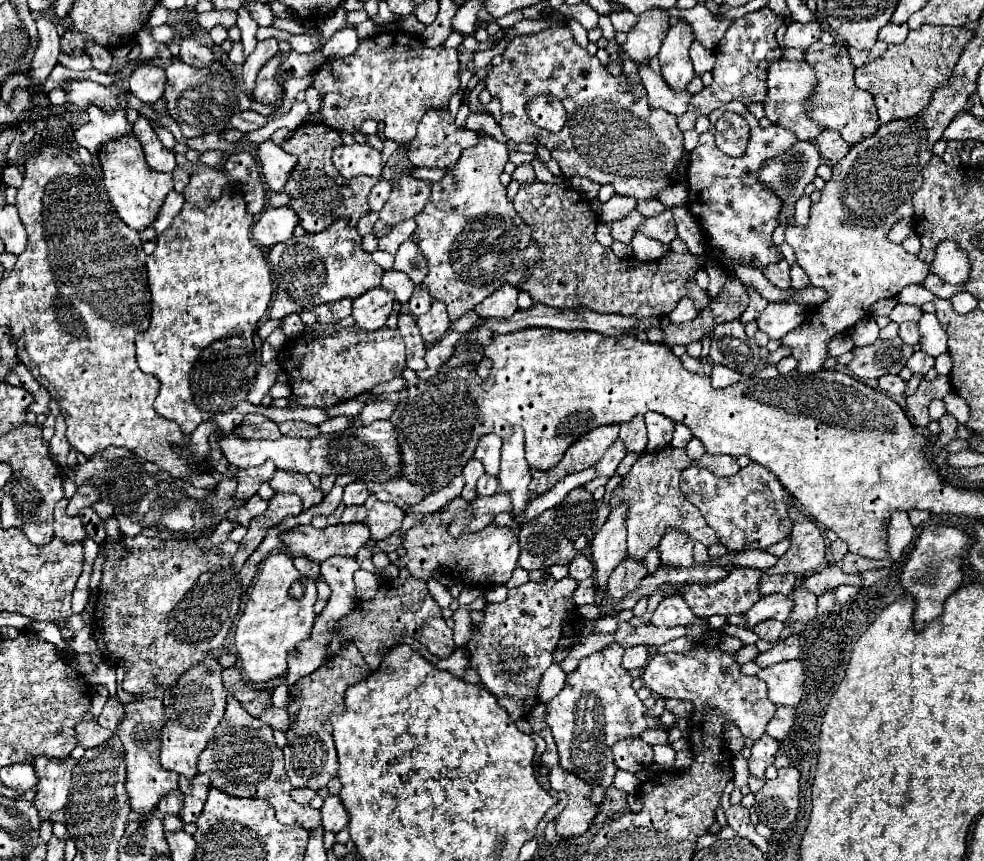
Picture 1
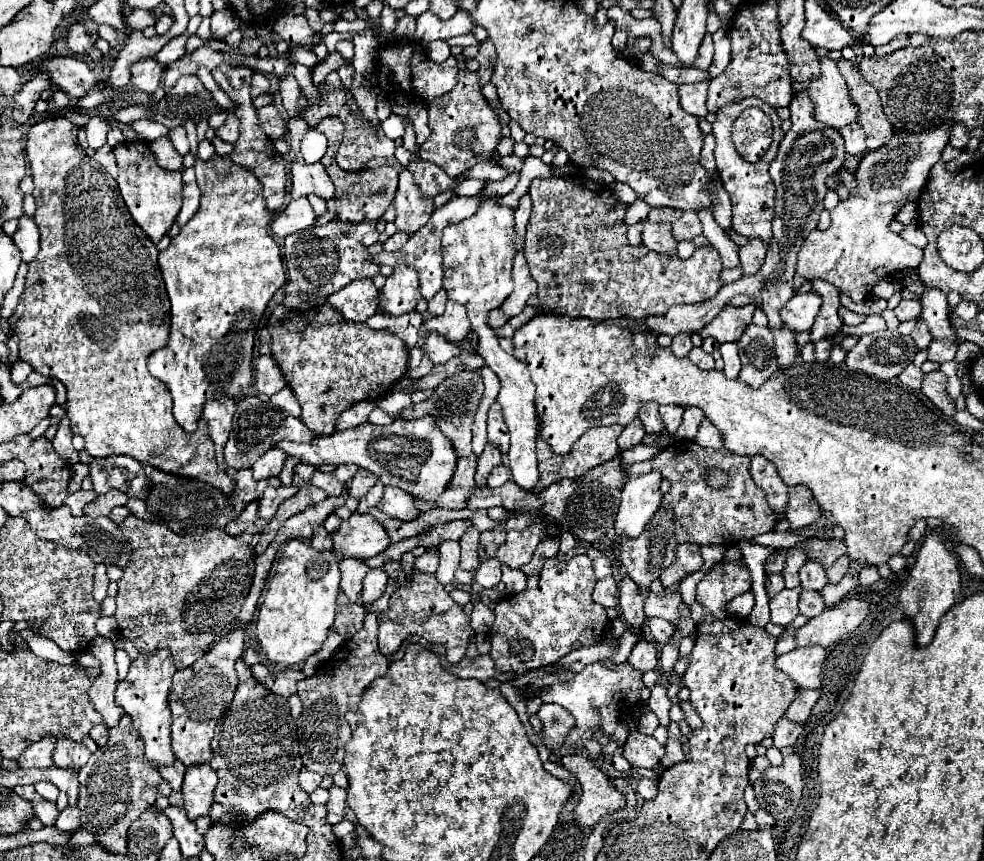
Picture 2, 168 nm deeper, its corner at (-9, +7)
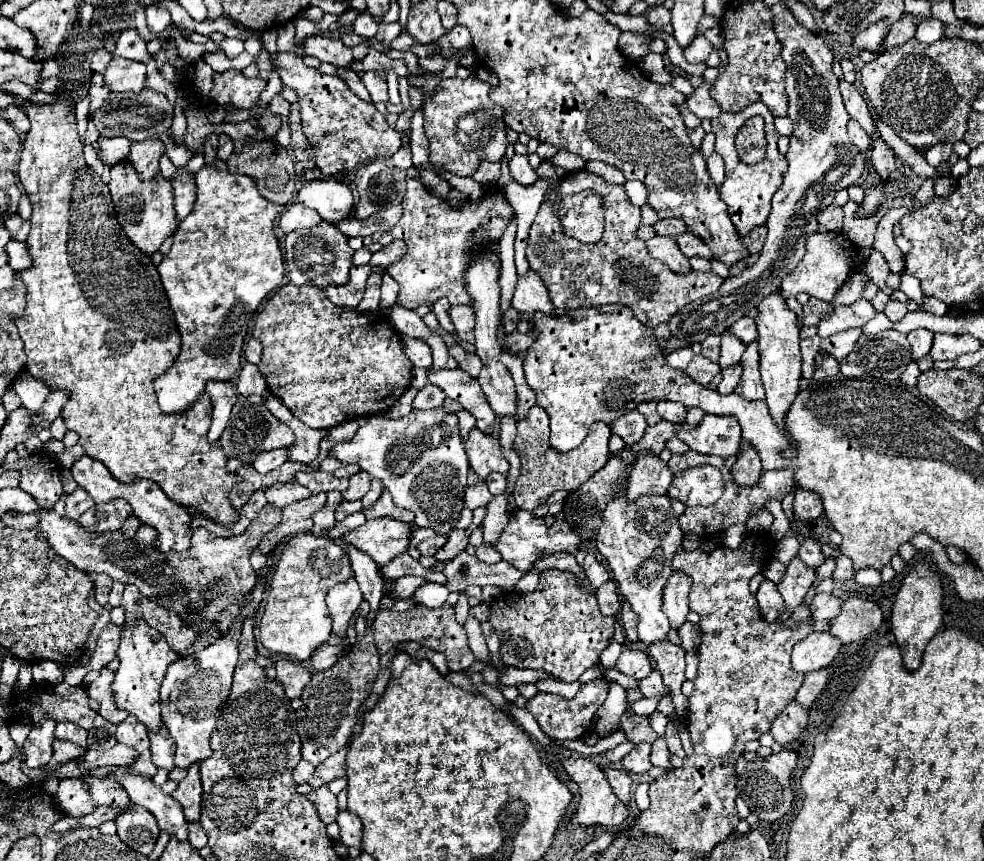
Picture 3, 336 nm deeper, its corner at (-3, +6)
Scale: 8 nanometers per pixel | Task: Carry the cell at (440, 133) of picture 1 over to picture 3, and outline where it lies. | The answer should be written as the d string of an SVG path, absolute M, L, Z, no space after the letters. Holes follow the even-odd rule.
M471 74L467 80L461 80L457 76L445 78L439 82L437 90L425 100L423 114L425 114L425 132L429 138L429 162L437 170L447 170L457 176L471 176L477 170L477 164L481 160L499 162L505 154L507 140L505 140L505 124L503 124L503 110L489 100L489 84L479 80L475 74Z

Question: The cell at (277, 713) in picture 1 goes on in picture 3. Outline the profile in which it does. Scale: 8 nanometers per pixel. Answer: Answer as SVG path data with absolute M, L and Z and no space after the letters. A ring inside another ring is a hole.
M277 660L275 668L277 668L275 682L283 686L285 696L289 700L299 698L301 690L307 686L307 682L311 678L311 672L305 666L301 666L297 662L291 662L291 660Z

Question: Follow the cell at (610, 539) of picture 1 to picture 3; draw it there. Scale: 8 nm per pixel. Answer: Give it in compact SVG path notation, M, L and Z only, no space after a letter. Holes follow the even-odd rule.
M643 452L643 456L639 456L639 464L635 464L635 468L629 476L625 500L627 500L627 504L633 504L641 496L667 494L671 480L673 480L673 474L671 474L667 462Z

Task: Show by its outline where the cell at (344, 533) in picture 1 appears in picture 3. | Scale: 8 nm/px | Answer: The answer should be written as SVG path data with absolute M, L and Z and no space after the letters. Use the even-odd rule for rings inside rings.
M395 518L367 520L363 526L347 532L343 540L369 554L377 564L387 564L407 550L411 526Z

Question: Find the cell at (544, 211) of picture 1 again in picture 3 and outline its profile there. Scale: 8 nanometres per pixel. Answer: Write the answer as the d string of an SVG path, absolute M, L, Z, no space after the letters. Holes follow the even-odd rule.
M587 170L571 172L559 182L555 194L547 196L541 202L527 238L529 268L537 272L545 282L555 308L555 316L563 316L575 308L625 304L633 308L633 314L645 326L655 328L661 322L667 322L685 304L719 290L723 278L719 278L713 270L709 272L691 270L687 274L677 274L663 262L651 258L645 242L637 240L635 236L635 230L639 226L641 226L641 210L629 204L623 186L609 184ZM583 190L599 192L603 198L605 232L597 244L583 244L571 236L565 236L563 226L559 224L559 216L555 212L555 208L559 208L561 196L577 194Z

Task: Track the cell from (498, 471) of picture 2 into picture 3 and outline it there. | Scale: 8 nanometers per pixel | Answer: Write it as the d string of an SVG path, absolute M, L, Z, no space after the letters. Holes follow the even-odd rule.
M493 472L491 476L487 476L485 482L487 482L487 486L489 486L489 490L491 490L493 494L503 492L503 488L505 488L505 476L503 476L503 474L497 474L497 472Z

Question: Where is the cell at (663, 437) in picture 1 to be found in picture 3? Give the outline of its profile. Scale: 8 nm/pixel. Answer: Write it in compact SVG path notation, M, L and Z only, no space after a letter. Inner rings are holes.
M657 402L657 412L661 414L663 420L673 422L673 424L683 424L685 422L685 412L687 408L677 402Z

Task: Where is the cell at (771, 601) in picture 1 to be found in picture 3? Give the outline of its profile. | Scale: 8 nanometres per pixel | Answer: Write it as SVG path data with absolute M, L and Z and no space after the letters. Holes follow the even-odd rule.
M817 592L811 602L811 616L813 620L831 620L839 614L839 606L841 606L841 600L835 598L833 594Z

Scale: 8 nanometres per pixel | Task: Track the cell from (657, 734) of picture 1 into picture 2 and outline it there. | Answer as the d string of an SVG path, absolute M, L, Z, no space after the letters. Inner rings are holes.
M659 683L653 685L651 697L649 697L649 709L659 717L663 725L669 725L669 707L671 707L671 701L667 697L667 687Z

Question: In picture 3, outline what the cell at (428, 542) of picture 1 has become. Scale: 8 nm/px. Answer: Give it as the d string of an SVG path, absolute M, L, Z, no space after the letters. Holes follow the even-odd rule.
M515 510L509 516L507 532L501 534L495 548L503 556L505 562L513 564L521 572L527 572L537 556L547 556L553 552L575 552L579 548L579 542L581 542L581 538L571 532L571 528L565 520L557 520L553 526L547 528L543 518L535 518L531 512L525 512L525 510Z

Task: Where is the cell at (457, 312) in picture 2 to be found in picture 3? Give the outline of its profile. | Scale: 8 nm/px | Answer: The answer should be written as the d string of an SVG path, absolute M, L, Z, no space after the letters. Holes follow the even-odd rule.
M451 306L451 322L455 326L455 334L473 344L473 324L475 324L475 316L473 316L473 308L471 306Z

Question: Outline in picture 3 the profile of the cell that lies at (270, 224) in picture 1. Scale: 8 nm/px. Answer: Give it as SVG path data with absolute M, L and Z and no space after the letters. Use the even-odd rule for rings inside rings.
M291 204L283 212L283 216L279 218L277 226L279 226L281 232L289 234L289 232L299 230L299 228L313 228L319 222L321 222L321 216L315 210L303 206L303 204Z

